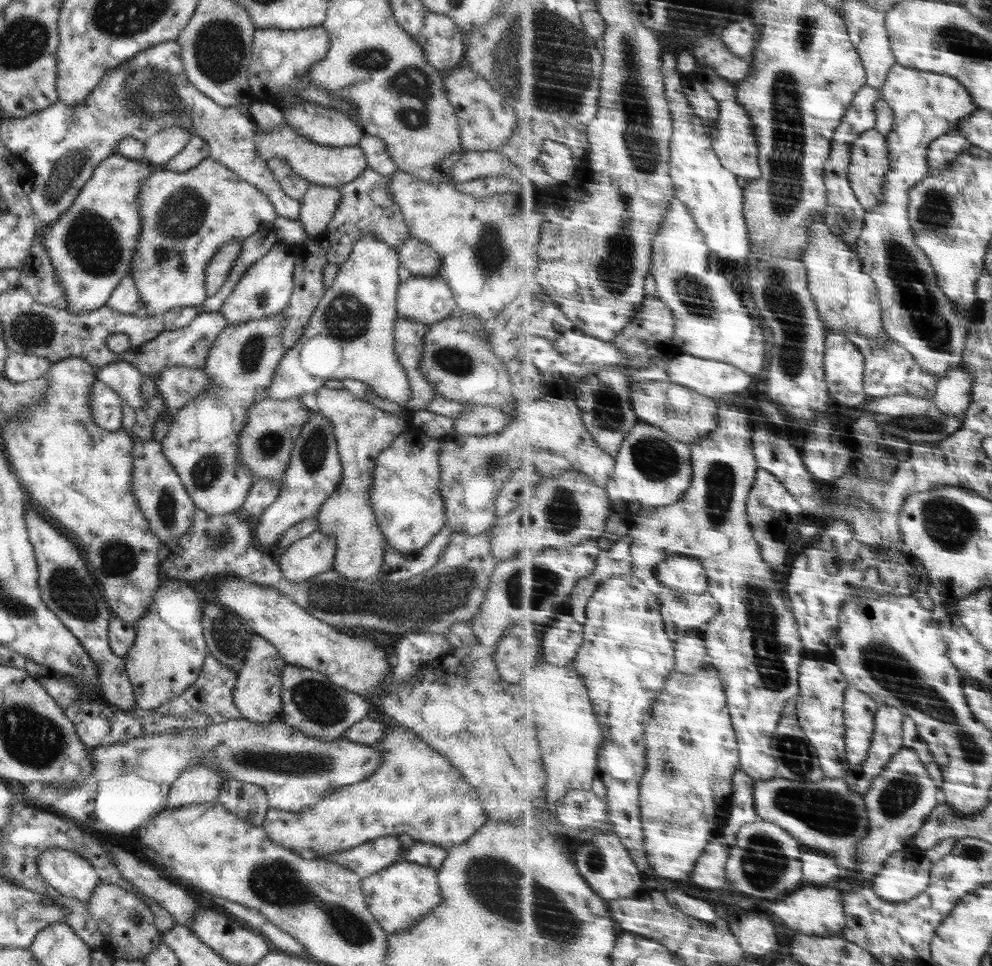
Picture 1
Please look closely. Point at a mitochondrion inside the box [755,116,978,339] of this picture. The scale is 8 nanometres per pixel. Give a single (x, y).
(935, 213)

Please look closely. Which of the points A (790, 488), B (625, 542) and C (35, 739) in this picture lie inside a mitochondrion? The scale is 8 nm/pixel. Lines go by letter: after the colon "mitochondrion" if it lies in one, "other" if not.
A: other
B: other
C: mitochondrion

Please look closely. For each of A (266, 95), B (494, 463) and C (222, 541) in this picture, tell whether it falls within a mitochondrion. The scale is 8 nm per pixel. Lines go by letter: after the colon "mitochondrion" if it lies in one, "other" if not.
A: other
B: mitochondrion
C: mitochondrion

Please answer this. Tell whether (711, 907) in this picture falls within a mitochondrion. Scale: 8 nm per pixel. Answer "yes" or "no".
no

